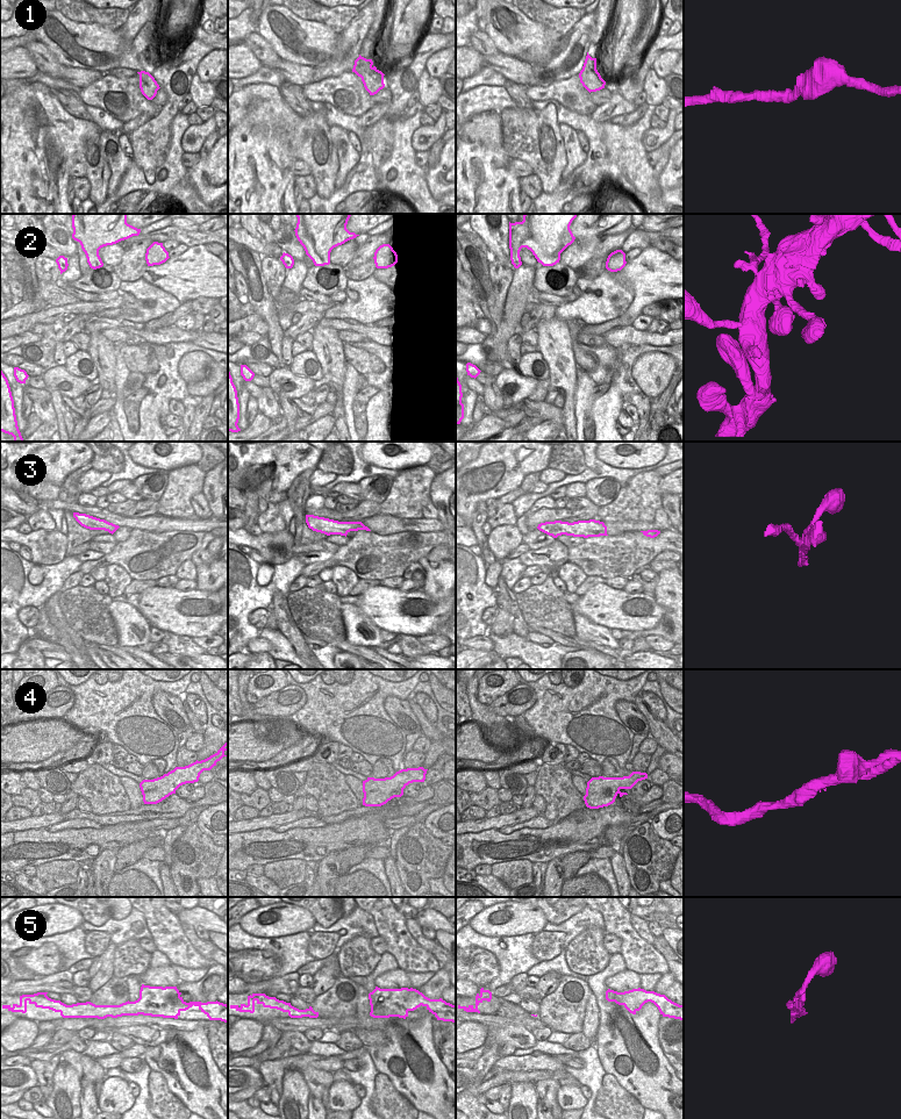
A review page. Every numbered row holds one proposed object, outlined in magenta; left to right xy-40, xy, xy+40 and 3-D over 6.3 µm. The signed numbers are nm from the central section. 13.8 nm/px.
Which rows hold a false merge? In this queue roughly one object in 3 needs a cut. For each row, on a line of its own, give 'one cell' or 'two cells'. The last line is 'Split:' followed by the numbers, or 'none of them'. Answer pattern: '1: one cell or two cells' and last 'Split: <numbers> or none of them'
1: one cell
2: one cell
3: two cells
4: one cell
5: one cell
Split: 3

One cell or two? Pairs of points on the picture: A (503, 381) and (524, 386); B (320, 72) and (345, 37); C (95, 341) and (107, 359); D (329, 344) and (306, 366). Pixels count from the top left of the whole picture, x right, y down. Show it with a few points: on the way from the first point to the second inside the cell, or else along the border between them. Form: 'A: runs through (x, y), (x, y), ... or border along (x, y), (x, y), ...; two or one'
A: runs through (508, 381), (515, 381), (520, 385); one
B: runs through (330, 69), (342, 57), (345, 48); one
C: runs through (99, 345), (102, 354); one
D: border along (310, 350), (319, 361), (323, 377); two

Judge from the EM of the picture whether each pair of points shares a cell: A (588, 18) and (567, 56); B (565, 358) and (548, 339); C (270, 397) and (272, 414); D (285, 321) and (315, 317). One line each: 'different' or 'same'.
A: same
B: same
C: same
D: different

